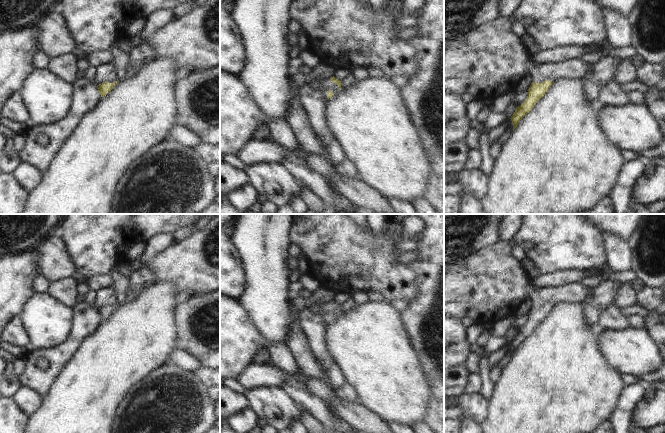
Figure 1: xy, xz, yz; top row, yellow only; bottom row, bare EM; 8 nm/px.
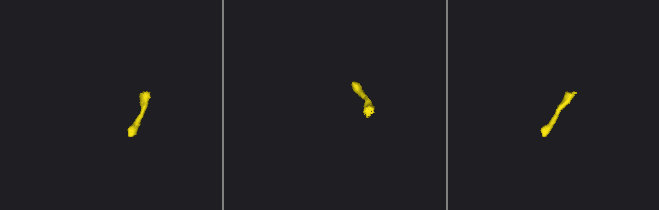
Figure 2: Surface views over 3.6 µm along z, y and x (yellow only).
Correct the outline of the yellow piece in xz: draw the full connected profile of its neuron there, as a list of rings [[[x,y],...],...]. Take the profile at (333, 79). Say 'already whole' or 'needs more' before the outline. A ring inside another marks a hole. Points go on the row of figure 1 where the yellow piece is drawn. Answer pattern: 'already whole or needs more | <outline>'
needs more | [[[334,76],[323,80],[319,88],[319,91],[326,102],[330,102],[333,98],[335,98],[340,90],[342,90],[341,81],[336,79]]]

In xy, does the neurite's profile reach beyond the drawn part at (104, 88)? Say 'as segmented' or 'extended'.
extended

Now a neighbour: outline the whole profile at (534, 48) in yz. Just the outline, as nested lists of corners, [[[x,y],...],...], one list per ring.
[[[526,32],[521,38],[522,38],[524,44],[529,49],[530,53],[538,54],[542,51],[539,44],[536,42],[536,40],[534,39],[534,37],[531,34]]]

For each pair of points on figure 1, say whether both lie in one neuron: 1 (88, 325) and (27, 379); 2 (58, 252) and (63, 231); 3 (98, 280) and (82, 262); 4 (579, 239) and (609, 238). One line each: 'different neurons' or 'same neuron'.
1: same neuron
2: different neurons
3: different neurons
4: different neurons

